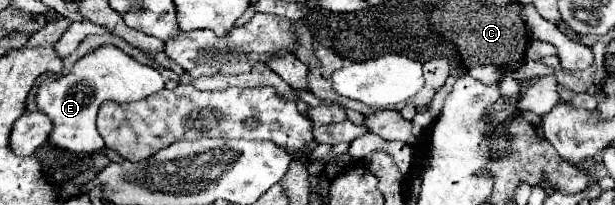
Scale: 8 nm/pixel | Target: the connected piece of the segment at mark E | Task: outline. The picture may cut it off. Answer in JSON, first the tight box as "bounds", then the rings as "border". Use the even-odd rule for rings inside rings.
{"bounds":[37,45,165,155],"border":[[[101,45],[83,55],[73,69],[57,81],[47,81],[37,91],[37,109],[53,121],[49,143],[75,155],[99,151],[103,137],[97,131],[95,117],[103,101],[137,101],[161,91],[165,85],[161,73],[149,65],[139,63],[115,45]]]}

